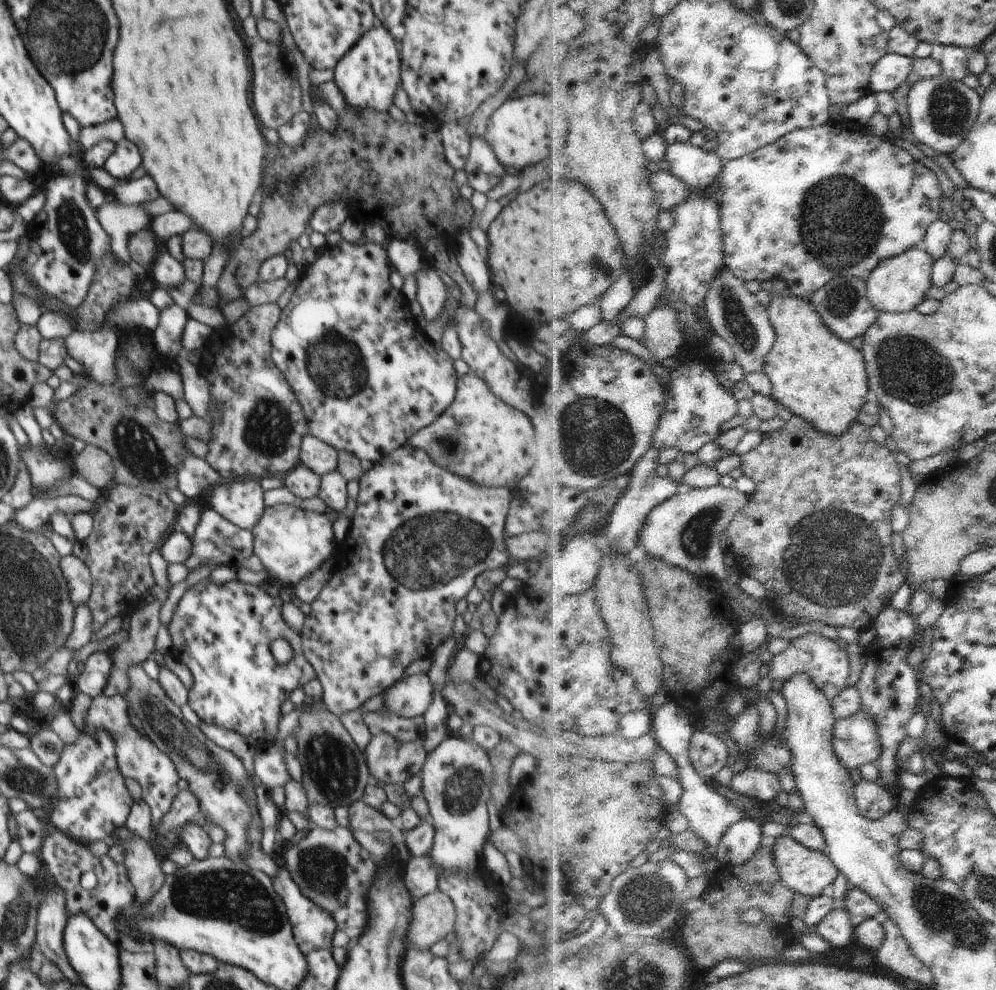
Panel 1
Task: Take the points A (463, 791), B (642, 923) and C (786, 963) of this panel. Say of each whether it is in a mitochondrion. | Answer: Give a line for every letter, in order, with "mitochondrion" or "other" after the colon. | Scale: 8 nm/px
A: mitochondrion
B: mitochondrion
C: other

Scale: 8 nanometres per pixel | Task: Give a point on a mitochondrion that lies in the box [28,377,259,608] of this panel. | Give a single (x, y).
(140, 454)

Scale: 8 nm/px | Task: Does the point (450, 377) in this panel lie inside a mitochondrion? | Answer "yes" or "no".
no

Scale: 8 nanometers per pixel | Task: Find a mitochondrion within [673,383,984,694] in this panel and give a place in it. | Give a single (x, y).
(832, 560)

